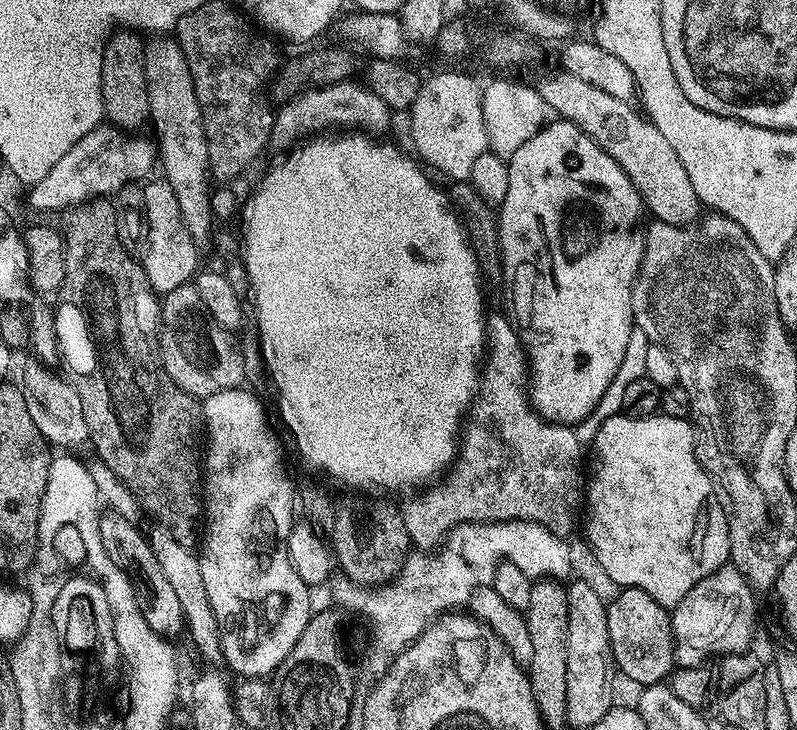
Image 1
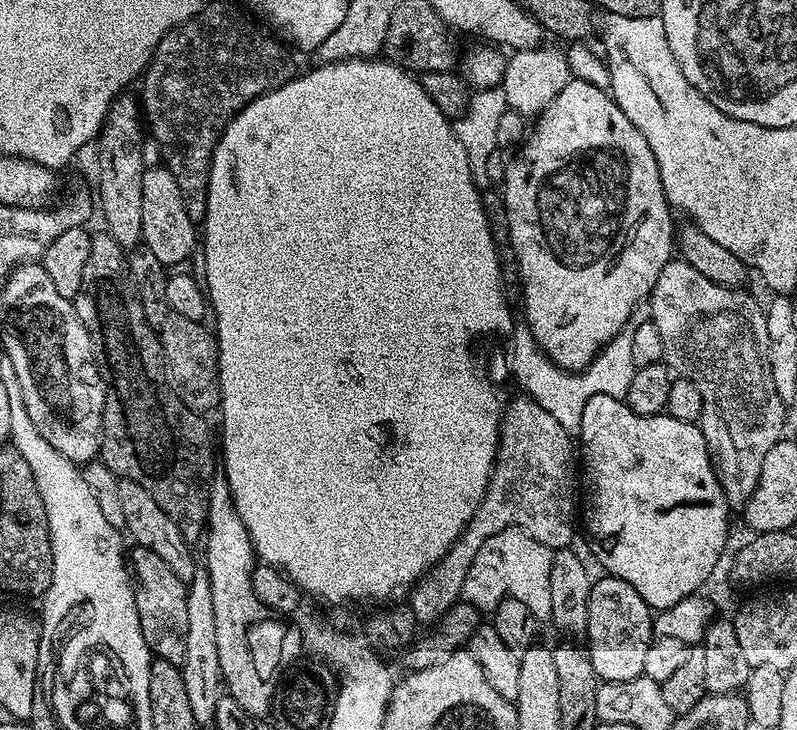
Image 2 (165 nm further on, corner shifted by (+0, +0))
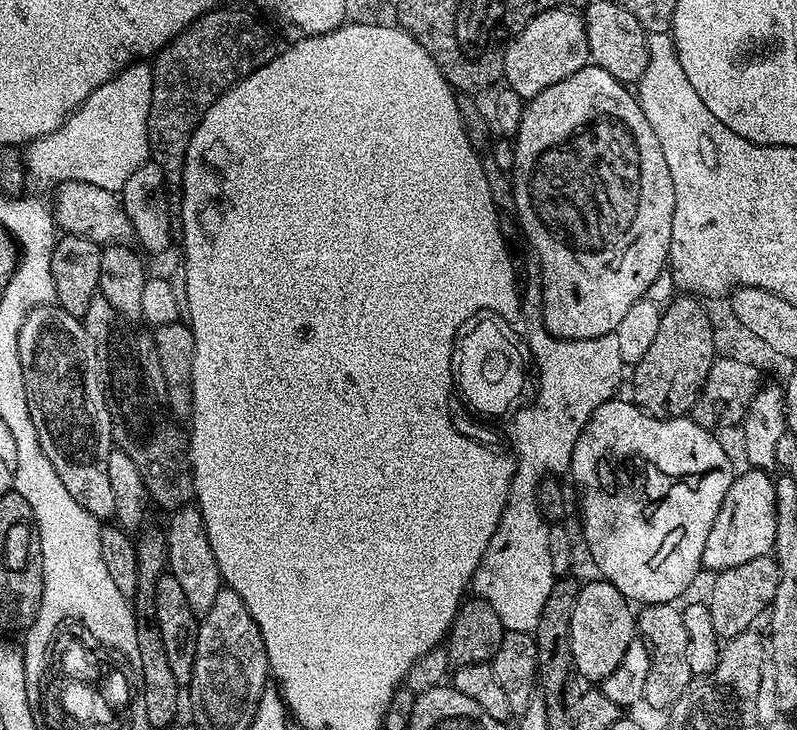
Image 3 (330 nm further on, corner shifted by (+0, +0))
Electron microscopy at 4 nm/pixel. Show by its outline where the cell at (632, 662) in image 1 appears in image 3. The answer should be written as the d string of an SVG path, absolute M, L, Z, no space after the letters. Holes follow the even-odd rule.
M603 578L595 579L589 584L581 583L580 593L574 602L574 615L570 618L570 650L573 669L577 673L580 671L588 680L602 682L616 669L618 662L622 662L622 654L626 654L626 646L630 646L630 642L637 639L638 620L634 615L633 605L610 581Z

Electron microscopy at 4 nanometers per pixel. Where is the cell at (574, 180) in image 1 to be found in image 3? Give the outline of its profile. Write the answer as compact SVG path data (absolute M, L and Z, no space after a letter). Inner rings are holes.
M589 66L578 70L574 74L570 74L570 78L562 78L562 82L554 82L554 86L550 86L546 90L542 90L542 94L531 97L524 105L524 113L522 114L522 122L518 126L514 137L516 153L514 154L514 166L512 167L510 177L513 186L513 194L516 199L516 210L514 213L515 219L520 225L520 231L523 239L528 239L528 244L532 247L532 252L536 255L536 260L540 263L538 275L540 278L540 295L538 303L540 303L540 316L546 331L552 336L557 336L563 340L593 340L599 336L613 335L618 326L618 322L622 322L622 317L629 312L630 306L634 306L634 302L645 299L649 295L648 292L652 288L652 283L659 278L660 275L665 275L668 268L668 255L670 254L670 234L672 233L672 215L674 214L674 178L670 178L670 169L666 167L666 158L662 158L662 146L658 146L658 138L654 138L654 130L650 130L650 122L646 122L646 114L642 114L642 106L639 99L635 95L632 96L629 89L622 82L618 82L618 78L614 78L614 74L606 74L606 70Z

